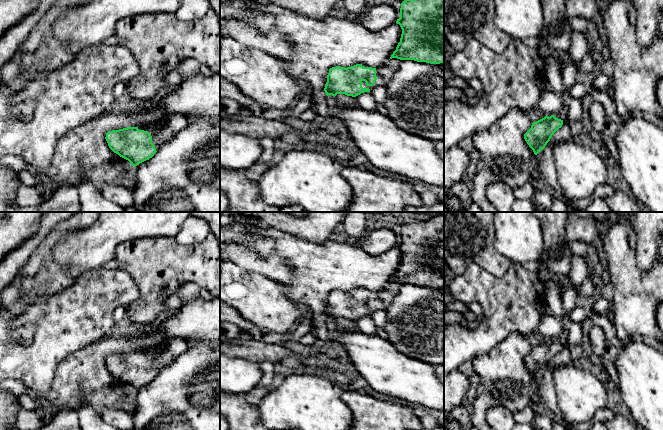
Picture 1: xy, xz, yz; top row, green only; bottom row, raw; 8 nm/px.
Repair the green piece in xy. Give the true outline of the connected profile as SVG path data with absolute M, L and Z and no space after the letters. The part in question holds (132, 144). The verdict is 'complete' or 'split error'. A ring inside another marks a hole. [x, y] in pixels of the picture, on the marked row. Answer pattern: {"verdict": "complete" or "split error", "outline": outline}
{"verdict": "split error", "outline": "M181 114L165 117L164 126L155 131L152 127L127 127L106 133L109 148L132 166L149 160L158 149L172 136L190 124L190 119Z"}

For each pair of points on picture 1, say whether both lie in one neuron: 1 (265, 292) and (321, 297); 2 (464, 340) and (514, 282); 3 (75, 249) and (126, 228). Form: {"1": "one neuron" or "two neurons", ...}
{"1": "two neurons", "2": "one neuron", "3": "one neuron"}

